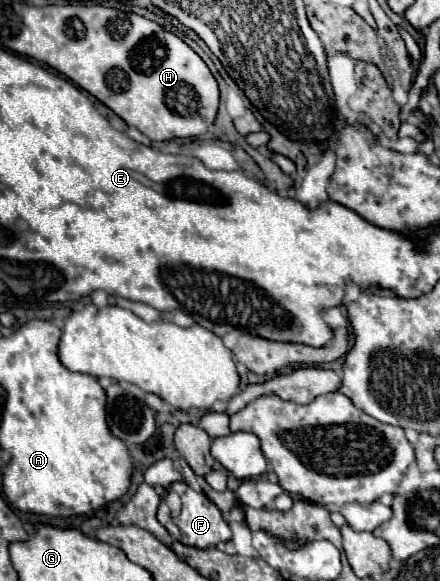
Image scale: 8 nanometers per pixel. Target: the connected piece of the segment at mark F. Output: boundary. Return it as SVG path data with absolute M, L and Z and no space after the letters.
M173 483L171 485L171 491L179 493L181 495L181 501L183 501L183 511L177 519L171 517L169 513L169 507L167 503L163 501L159 505L159 513L157 513L157 519L159 523L183 545L189 545L189 547L197 547L197 549L209 549L209 547L215 547L217 543L225 543L231 539L231 529L229 525L223 521L221 517L221 511L217 509L217 505L213 501L209 501L203 493L197 493L195 489L191 489L187 483Z

